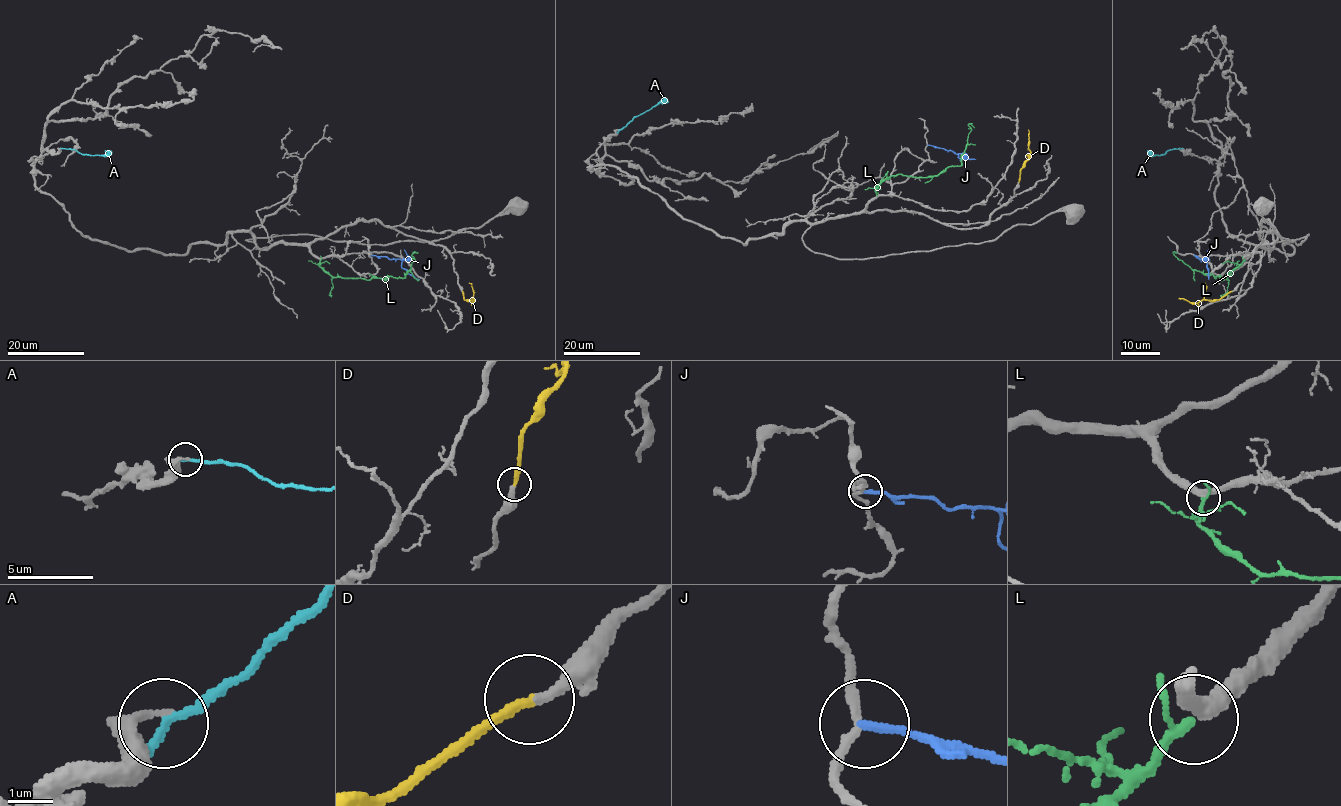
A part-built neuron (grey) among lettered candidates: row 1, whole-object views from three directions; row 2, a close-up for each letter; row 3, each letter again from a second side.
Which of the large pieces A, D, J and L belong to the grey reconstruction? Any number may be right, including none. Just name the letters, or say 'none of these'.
D, L

